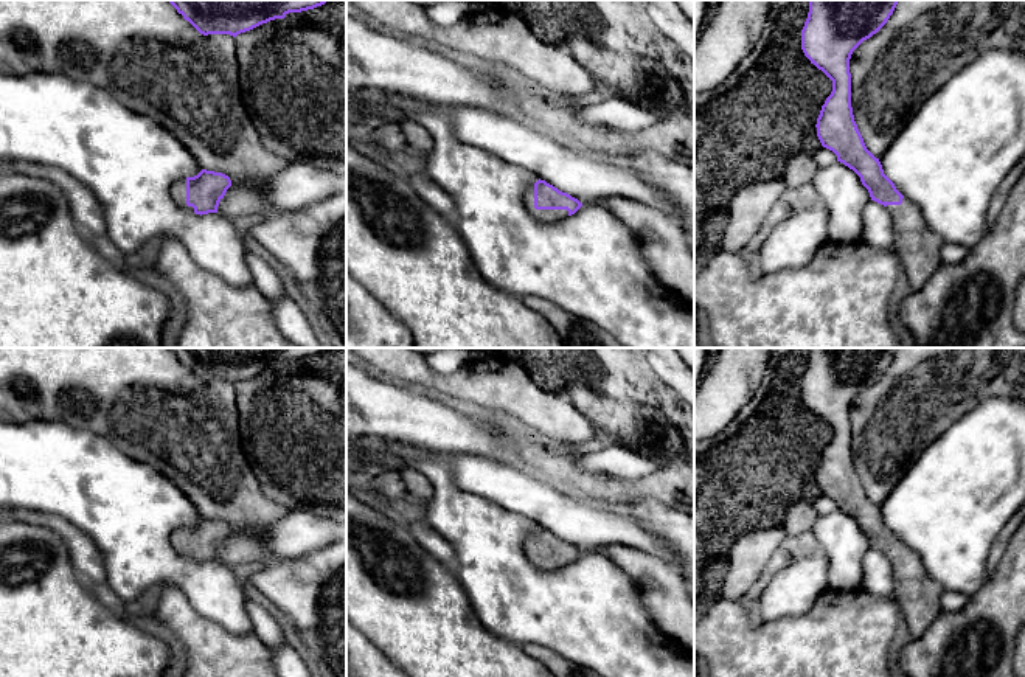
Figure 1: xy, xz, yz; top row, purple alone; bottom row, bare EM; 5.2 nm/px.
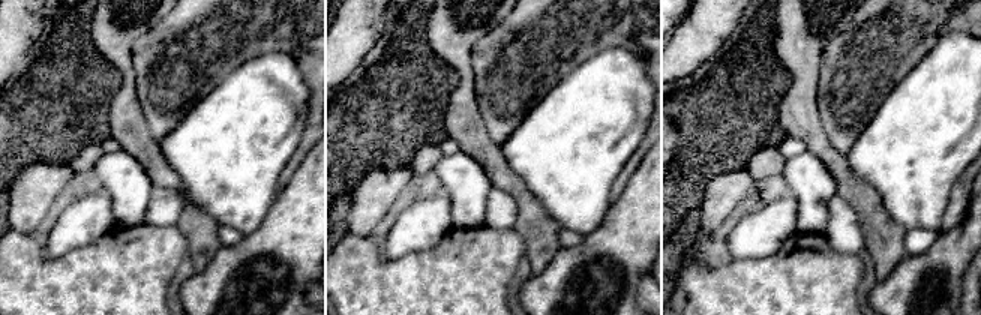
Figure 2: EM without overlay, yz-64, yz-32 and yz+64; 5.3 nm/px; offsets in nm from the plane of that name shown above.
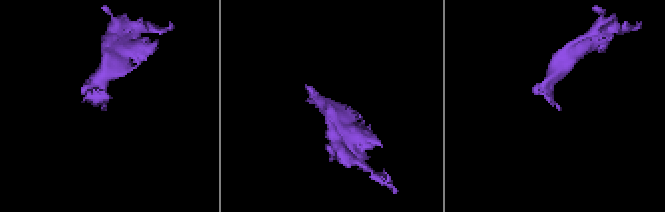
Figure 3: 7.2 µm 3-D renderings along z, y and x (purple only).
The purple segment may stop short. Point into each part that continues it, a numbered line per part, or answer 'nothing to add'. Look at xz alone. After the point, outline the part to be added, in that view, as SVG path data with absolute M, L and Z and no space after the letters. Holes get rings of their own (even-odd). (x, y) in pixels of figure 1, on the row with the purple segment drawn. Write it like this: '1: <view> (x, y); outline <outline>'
1: xz (528, 196); outline M530 185L523 193L525 208L540 222L564 220L568 217L567 210L536 210L534 208L534 185Z

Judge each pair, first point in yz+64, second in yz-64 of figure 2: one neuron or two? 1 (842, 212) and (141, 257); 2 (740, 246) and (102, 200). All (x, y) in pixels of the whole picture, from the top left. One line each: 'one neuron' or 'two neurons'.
1: two neurons
2: one neuron

